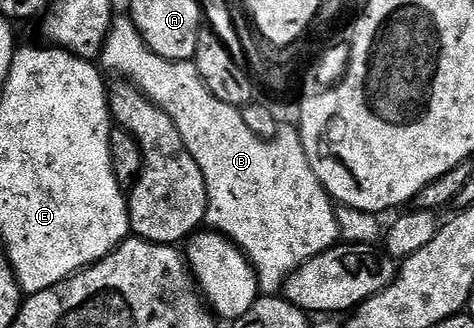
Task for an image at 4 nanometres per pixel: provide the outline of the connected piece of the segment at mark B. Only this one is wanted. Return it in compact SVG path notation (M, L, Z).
M113 16L112 29L98 61L105 70L113 69L120 73L116 75L123 80L132 82L155 105L160 105L162 111L170 115L170 119L174 119L174 127L178 127L182 143L186 143L190 155L194 155L194 163L198 163L202 171L202 179L206 179L208 210L204 219L207 228L223 233L240 248L254 267L261 294L279 294L283 290L285 279L297 267L341 240L339 225L335 219L337 206L325 191L318 175L314 175L310 159L306 159L306 151L300 142L299 132L281 131L273 141L258 139L258 135L254 135L254 131L246 127L237 106L222 103L222 99L209 91L193 62L167 61L162 59L162 55L154 55L154 51L146 47L142 35L138 35L138 27L134 27L131 16Z

